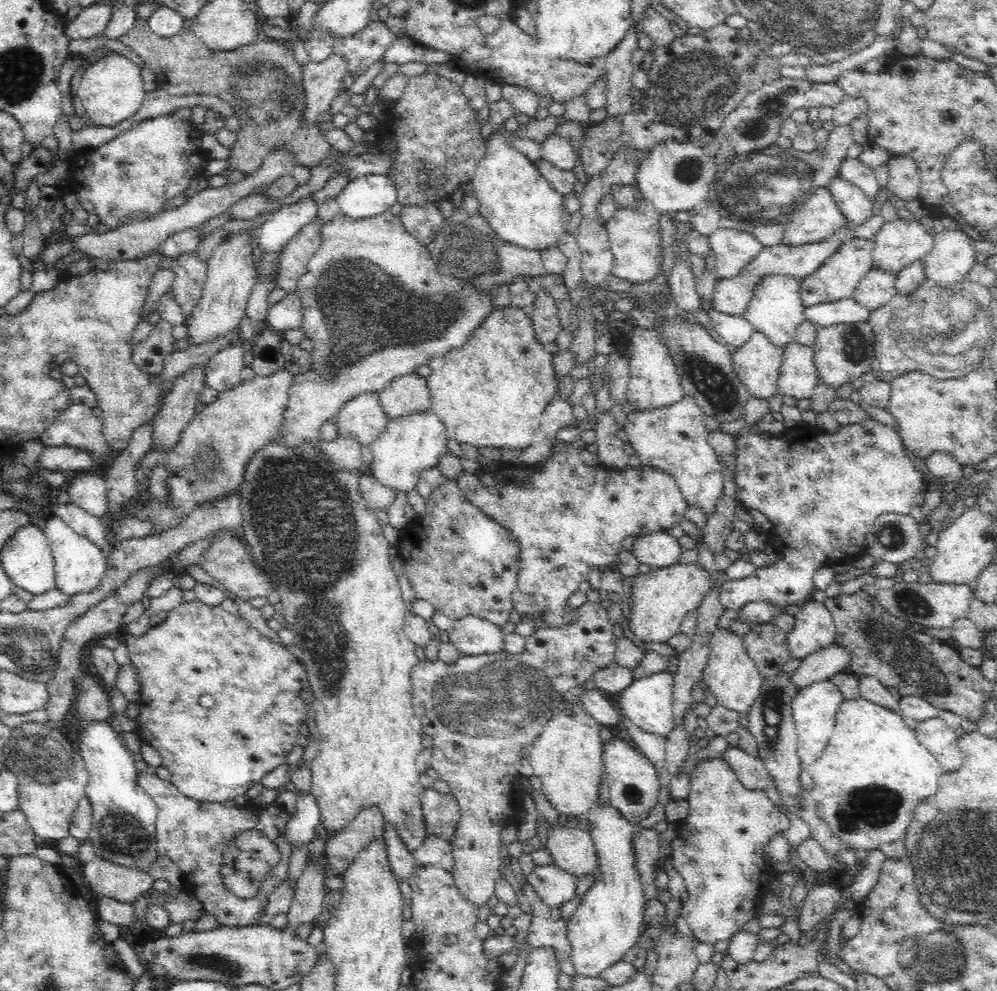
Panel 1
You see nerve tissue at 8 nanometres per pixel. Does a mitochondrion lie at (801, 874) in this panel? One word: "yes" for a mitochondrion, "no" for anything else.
no

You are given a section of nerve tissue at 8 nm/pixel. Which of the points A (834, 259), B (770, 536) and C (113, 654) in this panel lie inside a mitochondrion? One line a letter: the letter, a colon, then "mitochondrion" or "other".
A: other
B: other
C: other

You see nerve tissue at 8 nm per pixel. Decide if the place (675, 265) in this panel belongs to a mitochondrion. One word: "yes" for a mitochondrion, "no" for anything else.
no

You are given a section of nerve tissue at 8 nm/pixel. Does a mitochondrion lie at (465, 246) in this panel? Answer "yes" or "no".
yes

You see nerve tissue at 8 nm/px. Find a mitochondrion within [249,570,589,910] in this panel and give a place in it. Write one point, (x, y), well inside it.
(498, 695)

